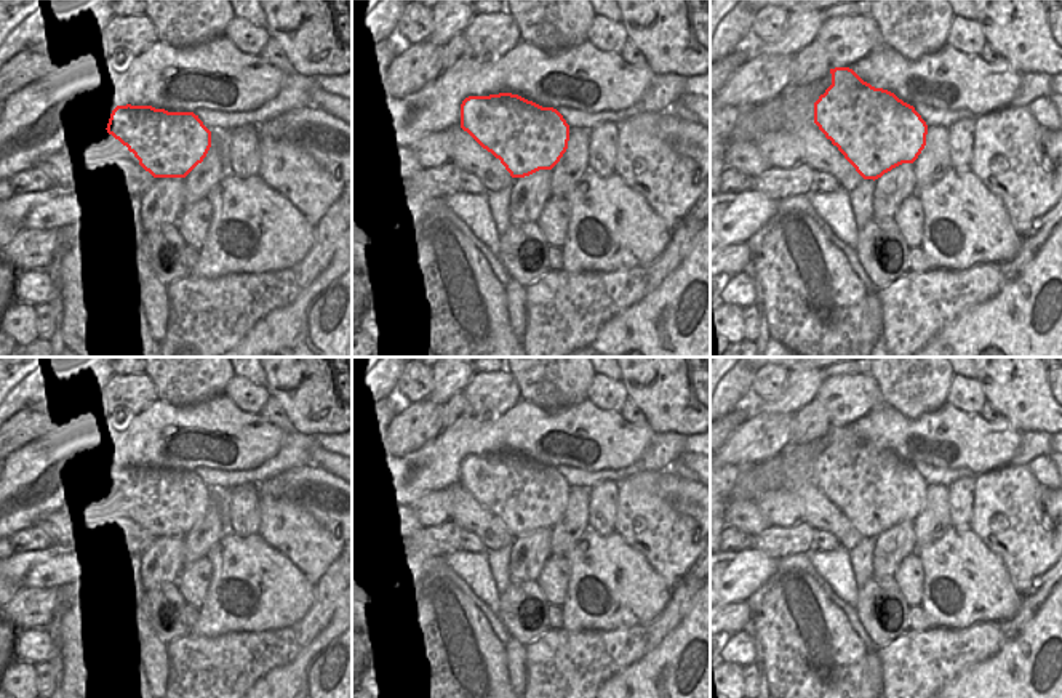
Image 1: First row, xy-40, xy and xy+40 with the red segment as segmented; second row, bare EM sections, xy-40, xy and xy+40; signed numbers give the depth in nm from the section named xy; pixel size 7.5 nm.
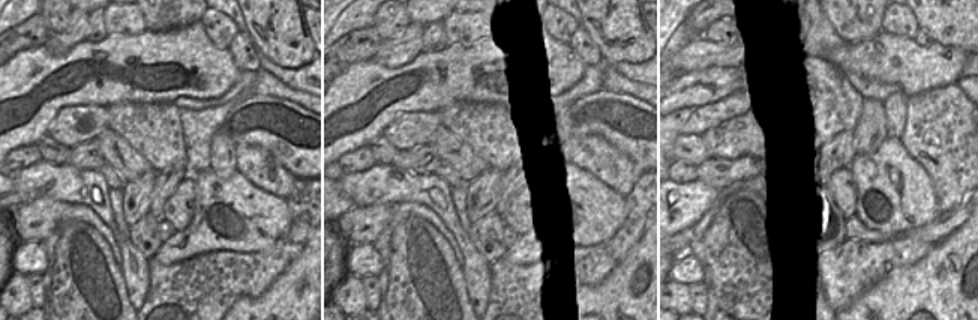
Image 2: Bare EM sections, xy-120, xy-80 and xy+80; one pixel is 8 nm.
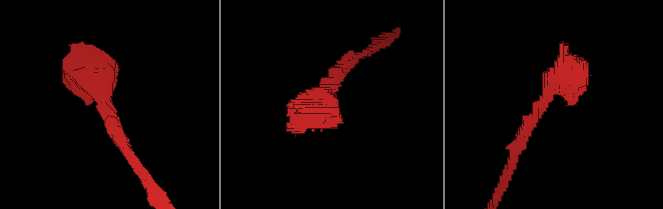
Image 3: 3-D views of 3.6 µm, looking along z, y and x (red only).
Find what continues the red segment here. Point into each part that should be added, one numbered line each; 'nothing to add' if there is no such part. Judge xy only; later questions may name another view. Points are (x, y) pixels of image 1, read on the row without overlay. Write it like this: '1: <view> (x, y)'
nothing to add

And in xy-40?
nothing to add

